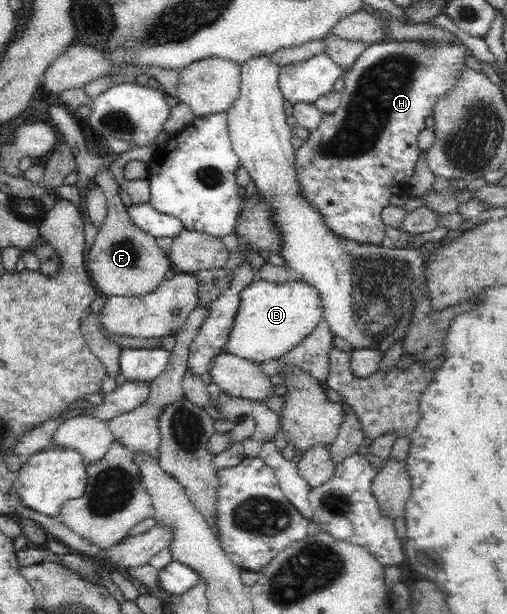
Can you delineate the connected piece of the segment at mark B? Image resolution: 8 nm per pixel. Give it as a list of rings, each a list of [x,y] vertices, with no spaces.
[[[254,278],[239,291],[239,307],[235,313],[234,329],[227,335],[222,353],[235,354],[254,364],[281,359],[310,336],[323,320],[318,290],[296,278],[282,284]]]

